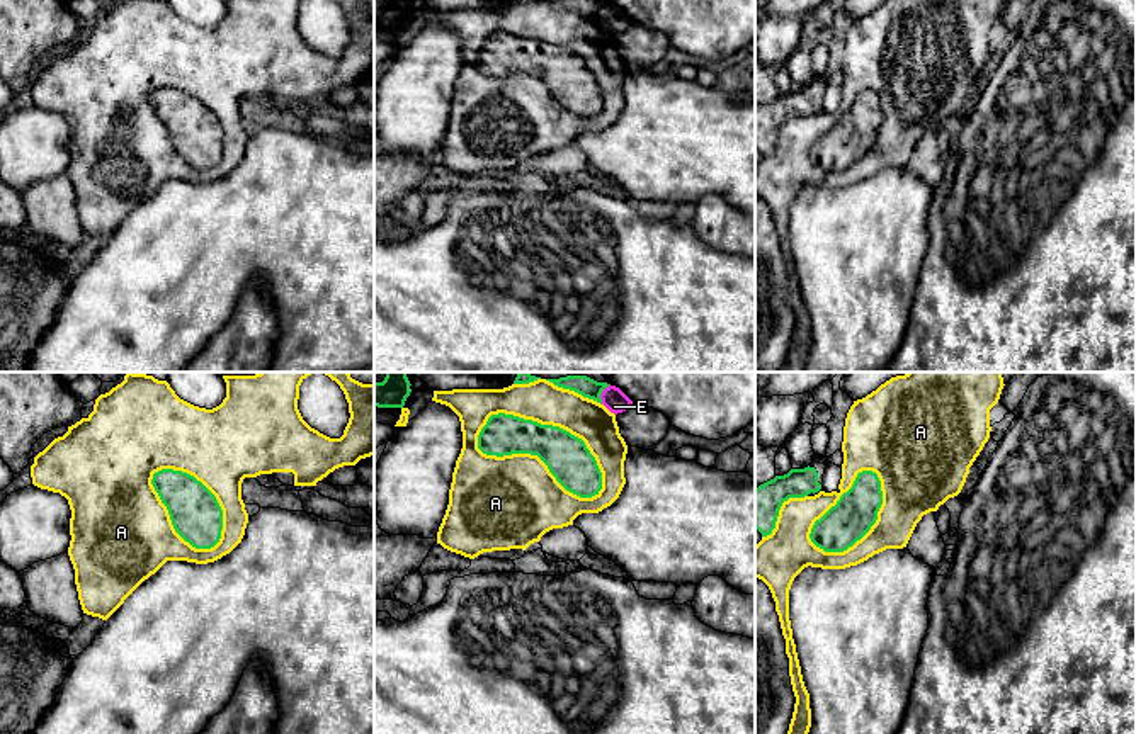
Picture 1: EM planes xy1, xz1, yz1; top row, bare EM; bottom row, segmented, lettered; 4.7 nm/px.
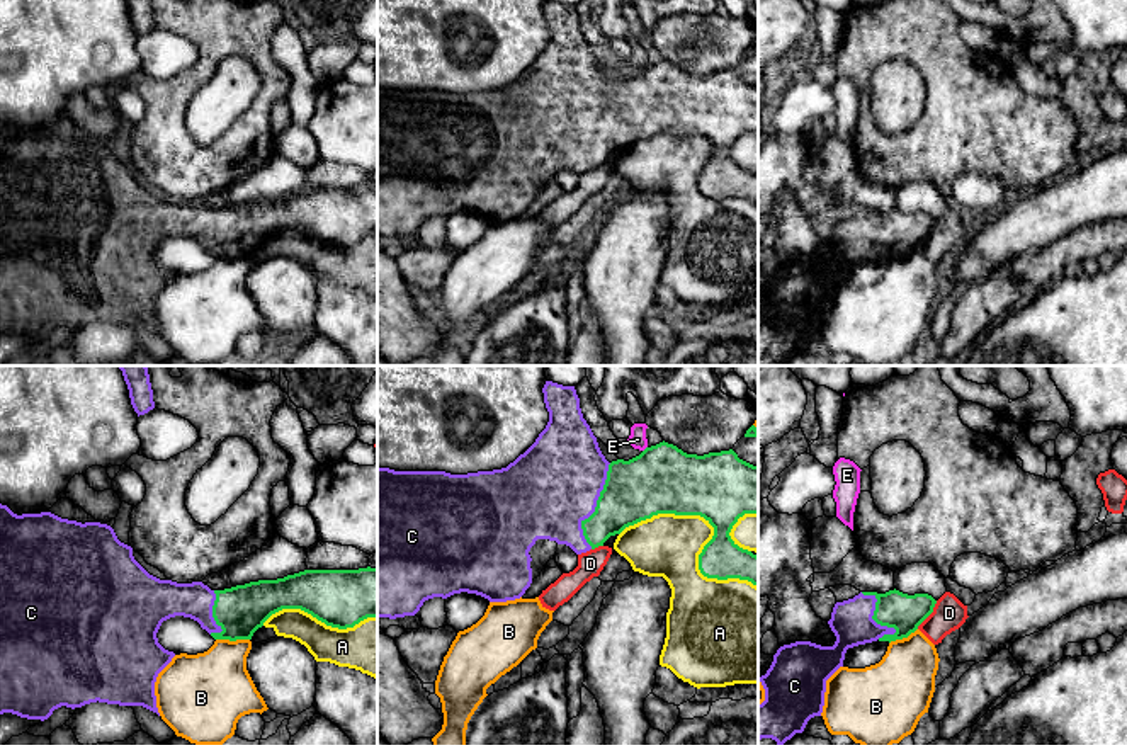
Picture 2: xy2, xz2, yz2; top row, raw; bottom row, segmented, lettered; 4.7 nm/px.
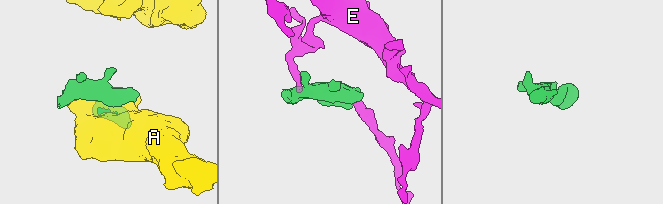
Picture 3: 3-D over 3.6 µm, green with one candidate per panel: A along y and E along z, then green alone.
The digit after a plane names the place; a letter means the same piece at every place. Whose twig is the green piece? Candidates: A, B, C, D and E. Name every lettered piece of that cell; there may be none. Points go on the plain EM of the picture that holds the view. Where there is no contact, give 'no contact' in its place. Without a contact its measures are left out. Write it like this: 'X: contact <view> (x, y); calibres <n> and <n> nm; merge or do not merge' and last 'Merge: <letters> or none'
A: contact xz1 (531, 73); calibres 200 and 440 nm; do not merge
B: contact xy2 (233, 259); calibres 240 and 360 nm; do not merge
C: contact xz2 (597, 125); calibres 300 and 420 nm; merge
D: contact yz2 (930, 232); calibres 180 and 160 nm; do not merge
E: contact xz1 (601, 12); calibres 90 and 110 nm; do not merge
Merge: C

